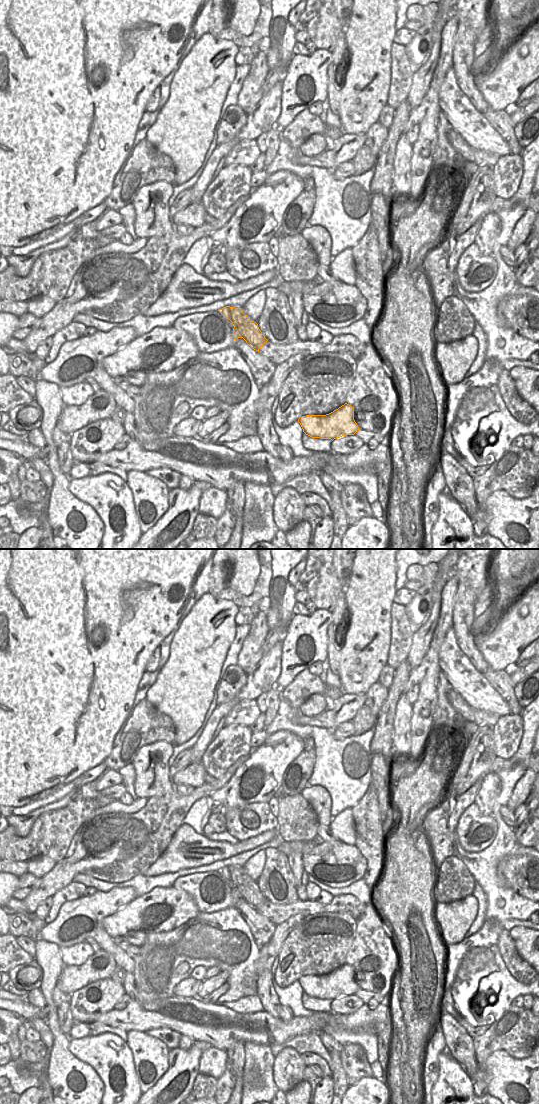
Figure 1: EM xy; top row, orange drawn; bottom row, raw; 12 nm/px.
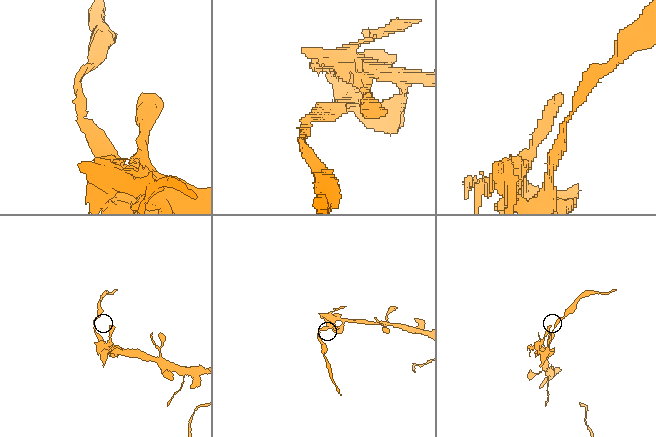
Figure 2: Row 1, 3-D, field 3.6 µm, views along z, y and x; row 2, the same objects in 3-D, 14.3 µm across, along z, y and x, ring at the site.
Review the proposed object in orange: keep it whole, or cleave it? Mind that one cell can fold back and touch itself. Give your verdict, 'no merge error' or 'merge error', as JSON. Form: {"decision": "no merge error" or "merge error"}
{"decision": "merge error"}

